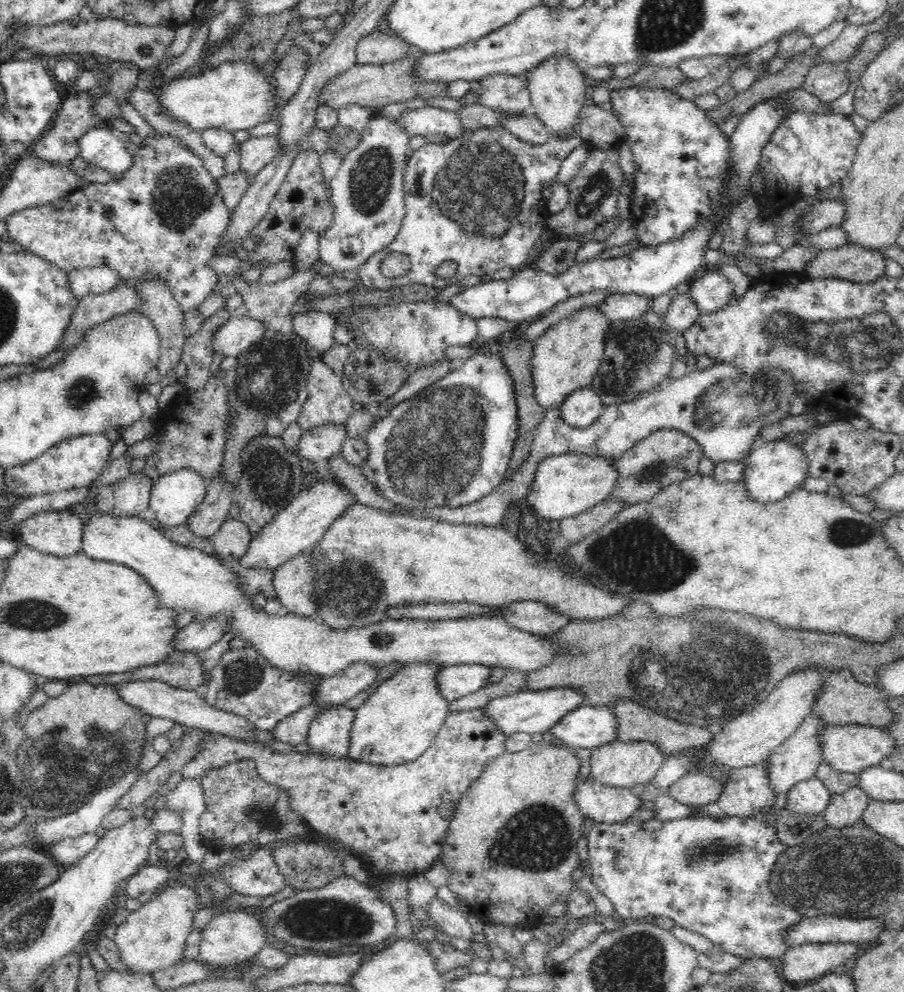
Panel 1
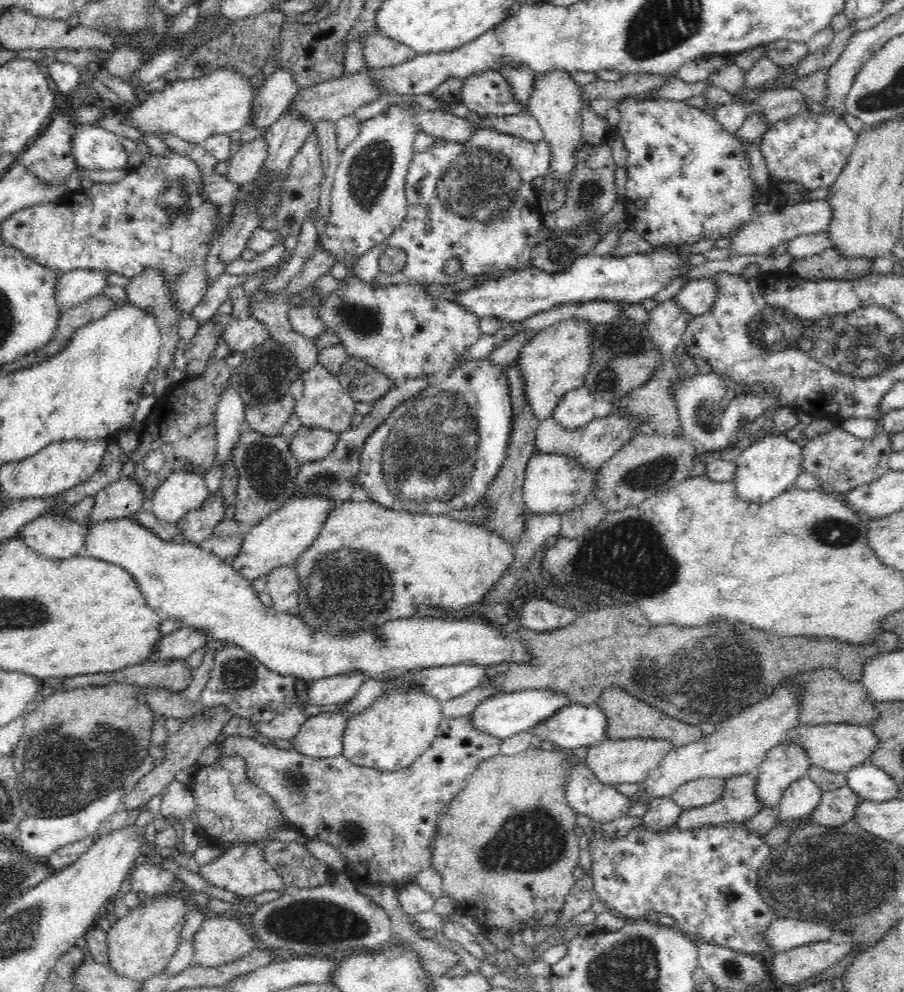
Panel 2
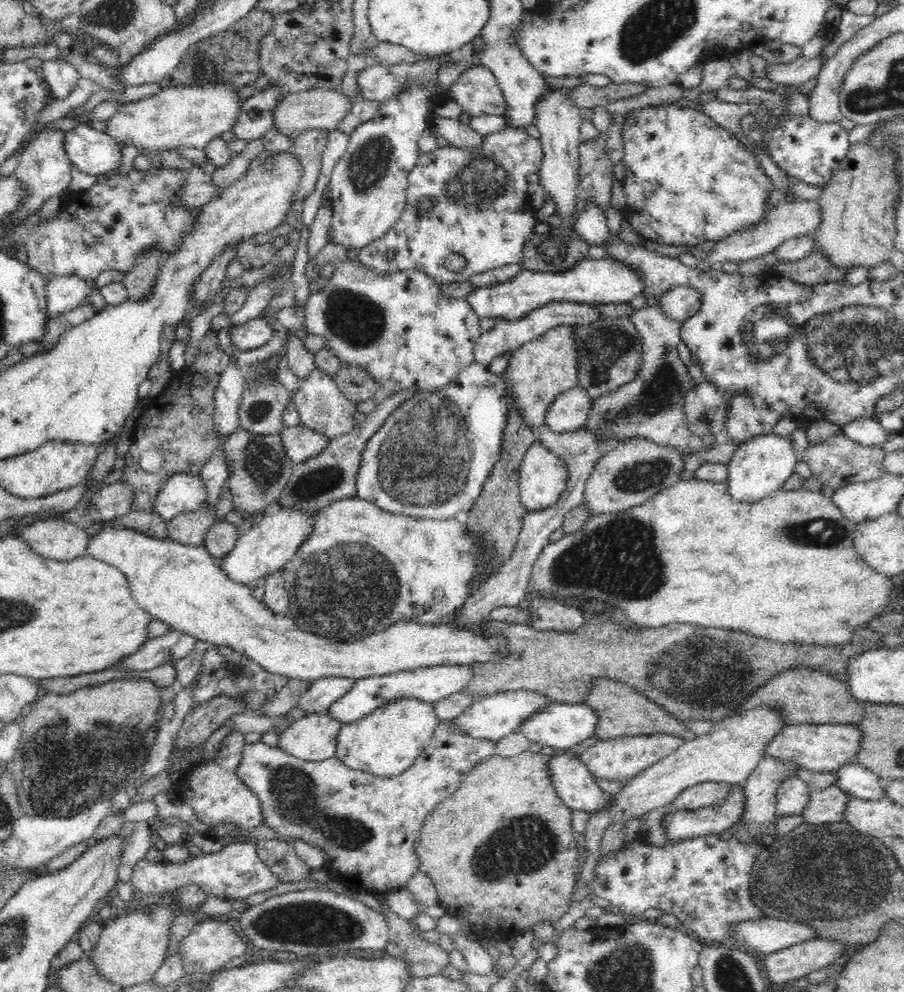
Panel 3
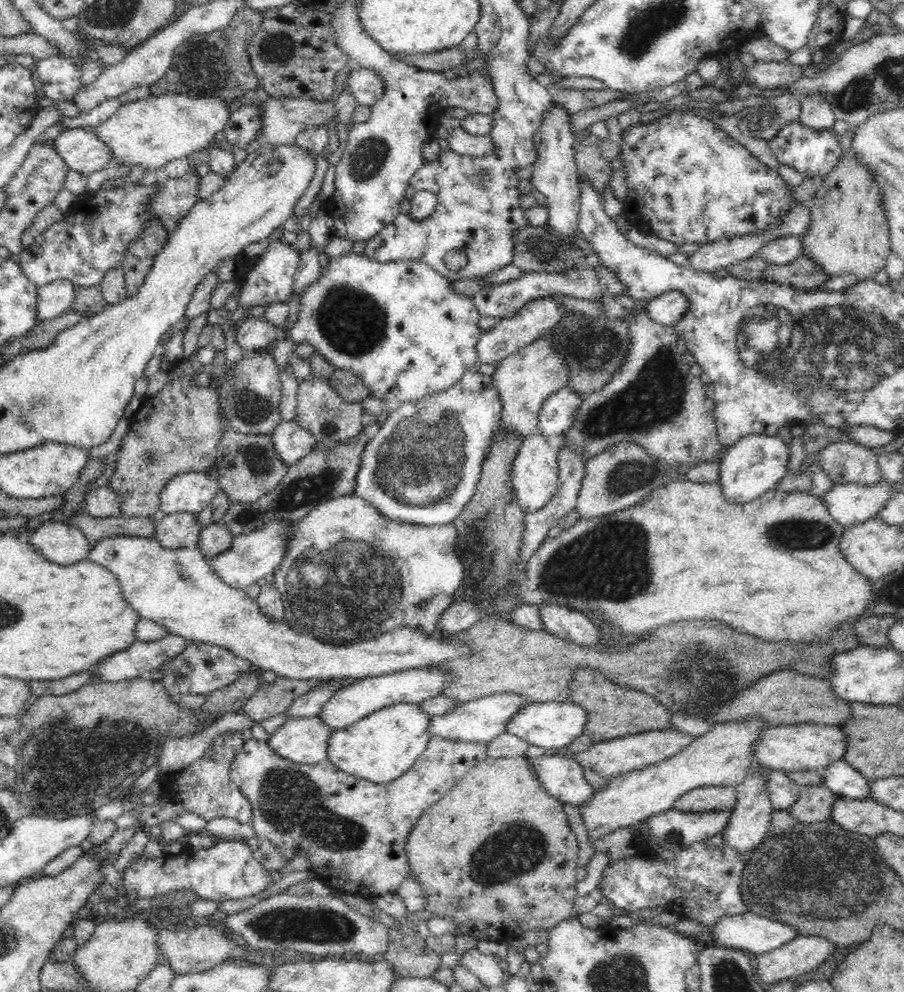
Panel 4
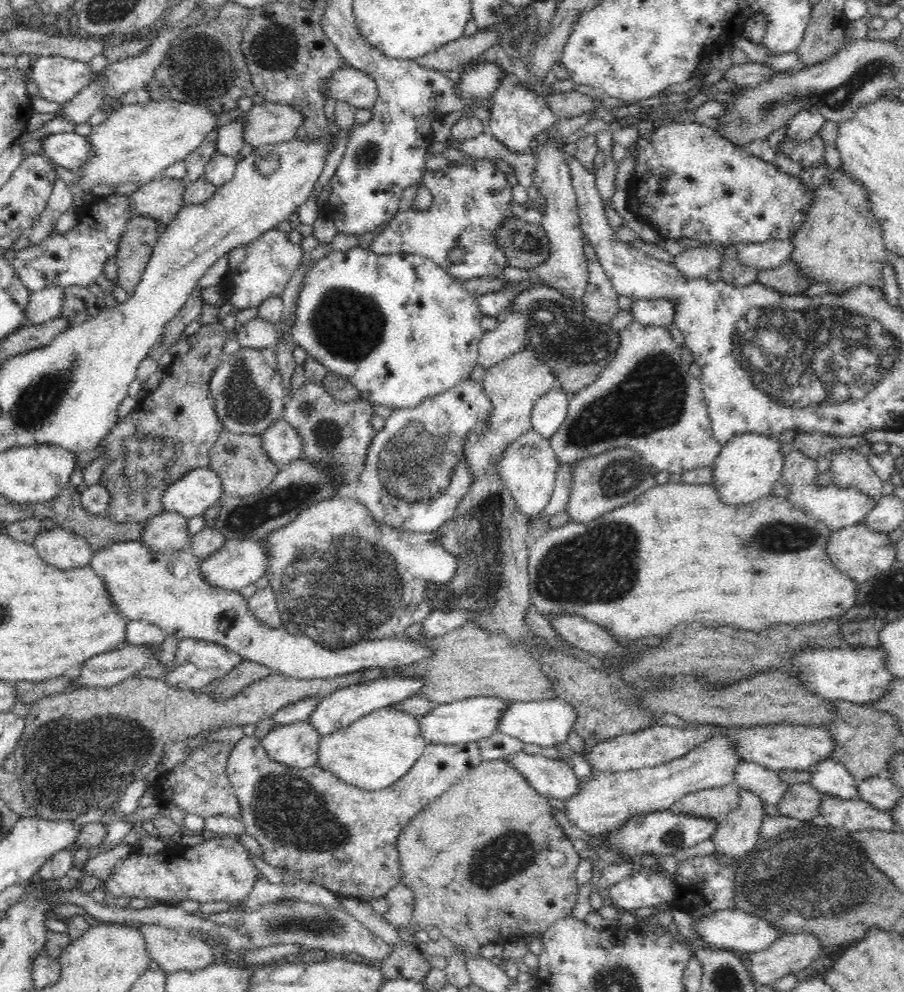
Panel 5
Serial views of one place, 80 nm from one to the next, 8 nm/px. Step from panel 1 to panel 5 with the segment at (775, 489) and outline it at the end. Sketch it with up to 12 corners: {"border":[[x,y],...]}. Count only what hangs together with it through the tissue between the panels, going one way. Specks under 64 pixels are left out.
{"border":[[756,433],[733,436],[710,484],[742,506],[782,482],[783,446]]}

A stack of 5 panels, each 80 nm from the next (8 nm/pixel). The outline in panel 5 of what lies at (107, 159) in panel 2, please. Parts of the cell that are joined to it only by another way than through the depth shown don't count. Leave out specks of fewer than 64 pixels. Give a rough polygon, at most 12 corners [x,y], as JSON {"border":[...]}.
{"border":[[74,131],[50,134],[40,151],[76,172],[90,154],[90,138]]}

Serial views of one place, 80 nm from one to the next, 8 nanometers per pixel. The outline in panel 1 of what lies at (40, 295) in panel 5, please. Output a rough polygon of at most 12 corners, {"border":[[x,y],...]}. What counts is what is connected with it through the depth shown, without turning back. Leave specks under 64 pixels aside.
{"border":[[107,266],[67,272],[78,299],[116,289],[120,276]]}

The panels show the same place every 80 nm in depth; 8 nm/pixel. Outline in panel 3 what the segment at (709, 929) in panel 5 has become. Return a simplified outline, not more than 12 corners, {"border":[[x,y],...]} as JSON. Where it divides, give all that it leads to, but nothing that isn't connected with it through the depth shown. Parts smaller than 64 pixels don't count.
{"border":[[768,916],[733,926],[737,947],[762,957],[818,936]]}

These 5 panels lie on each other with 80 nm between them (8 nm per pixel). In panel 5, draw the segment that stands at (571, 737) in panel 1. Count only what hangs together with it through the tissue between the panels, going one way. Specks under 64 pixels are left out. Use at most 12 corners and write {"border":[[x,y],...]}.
{"border":[[560,698],[512,701],[502,734],[552,747],[573,730],[577,714]]}

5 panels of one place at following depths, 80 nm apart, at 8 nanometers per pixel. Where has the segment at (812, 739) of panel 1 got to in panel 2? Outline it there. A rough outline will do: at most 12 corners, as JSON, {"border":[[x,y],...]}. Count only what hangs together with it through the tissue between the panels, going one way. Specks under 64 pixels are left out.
{"border":[[797,742],[780,743],[754,772],[763,808],[810,767]]}

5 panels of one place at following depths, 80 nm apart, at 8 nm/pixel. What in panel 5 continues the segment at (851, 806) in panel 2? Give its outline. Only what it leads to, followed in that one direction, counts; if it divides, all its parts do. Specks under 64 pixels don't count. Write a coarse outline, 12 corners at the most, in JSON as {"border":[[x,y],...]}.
{"border":[[809,783],[789,784],[780,815],[820,820],[824,792]]}

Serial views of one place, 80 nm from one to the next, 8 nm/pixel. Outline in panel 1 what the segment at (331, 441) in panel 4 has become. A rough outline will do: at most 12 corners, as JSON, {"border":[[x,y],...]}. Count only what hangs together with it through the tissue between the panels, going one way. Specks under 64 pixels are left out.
{"border":[[321,357],[312,360],[297,423],[345,424],[355,402]]}

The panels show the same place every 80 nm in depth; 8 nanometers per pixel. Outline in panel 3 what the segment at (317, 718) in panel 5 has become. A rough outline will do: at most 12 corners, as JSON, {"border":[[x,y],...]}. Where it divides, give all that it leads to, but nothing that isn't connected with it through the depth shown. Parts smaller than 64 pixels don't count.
{"border":[[445,665],[360,678],[325,712],[350,724],[382,704],[459,693],[472,667]]}

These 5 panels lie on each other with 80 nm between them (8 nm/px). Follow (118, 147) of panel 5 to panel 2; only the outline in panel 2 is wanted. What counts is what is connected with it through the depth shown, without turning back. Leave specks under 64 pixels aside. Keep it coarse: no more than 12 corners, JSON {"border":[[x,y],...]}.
{"border":[[232,69],[168,83],[118,115],[203,144],[250,126],[258,88]]}

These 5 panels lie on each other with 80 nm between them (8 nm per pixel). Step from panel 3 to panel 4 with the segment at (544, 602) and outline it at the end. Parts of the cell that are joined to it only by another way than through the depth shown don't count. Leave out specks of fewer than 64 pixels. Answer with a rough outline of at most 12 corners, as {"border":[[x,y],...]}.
{"border":[[550,603],[539,610],[546,632],[600,646],[591,616]]}

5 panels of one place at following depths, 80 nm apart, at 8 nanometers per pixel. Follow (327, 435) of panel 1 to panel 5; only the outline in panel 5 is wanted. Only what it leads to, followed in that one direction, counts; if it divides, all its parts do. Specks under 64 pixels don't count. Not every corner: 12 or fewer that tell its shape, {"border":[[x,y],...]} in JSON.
{"border":[[280,418],[261,434],[270,460],[301,458],[303,438]]}

